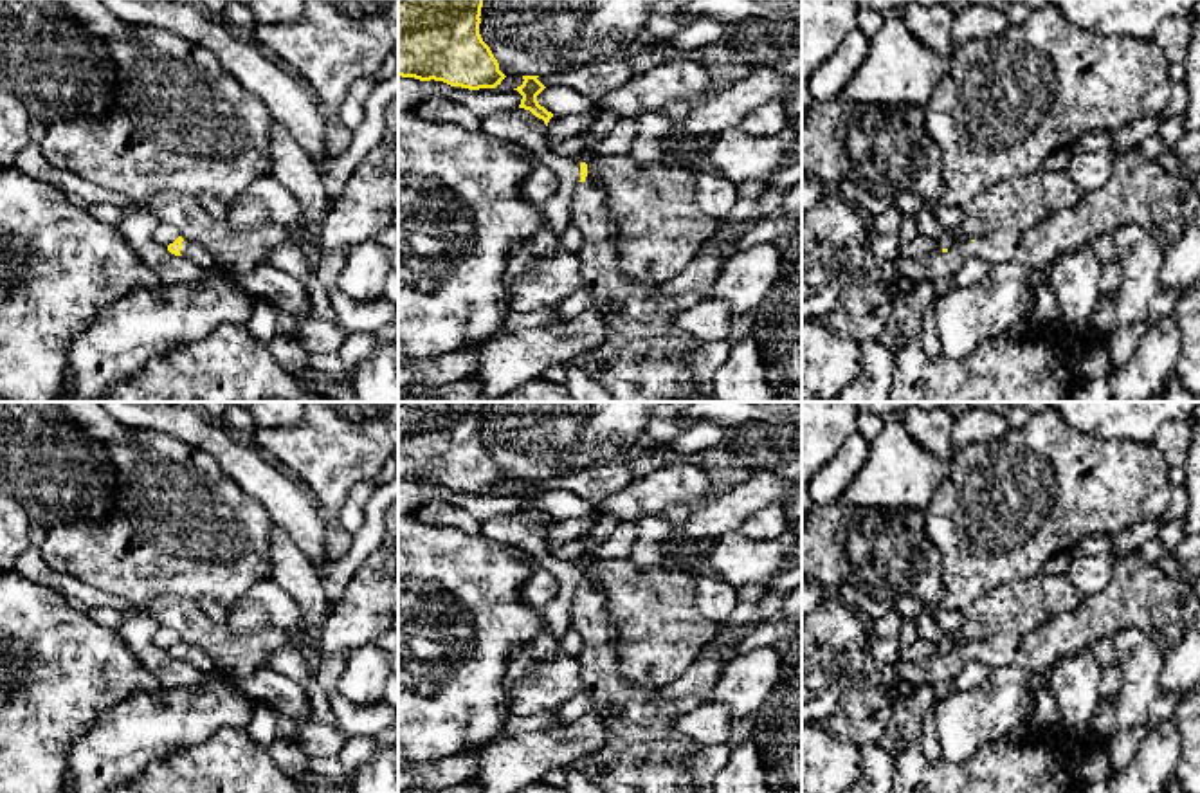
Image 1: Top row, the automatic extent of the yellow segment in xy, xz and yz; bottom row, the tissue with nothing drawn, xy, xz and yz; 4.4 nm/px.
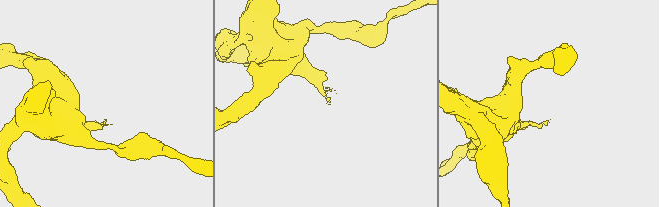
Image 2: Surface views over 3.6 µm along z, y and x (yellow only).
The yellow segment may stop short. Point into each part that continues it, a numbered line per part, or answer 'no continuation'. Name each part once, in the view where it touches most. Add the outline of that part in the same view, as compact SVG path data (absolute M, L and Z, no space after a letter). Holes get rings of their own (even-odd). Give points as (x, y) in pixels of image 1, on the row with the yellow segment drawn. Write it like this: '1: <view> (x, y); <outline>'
1: xy (193, 251); M184 238L180 254L182 254L182 258L191 260L193 263L196 263L198 267L202 267L205 270L216 267L211 252L196 242Z

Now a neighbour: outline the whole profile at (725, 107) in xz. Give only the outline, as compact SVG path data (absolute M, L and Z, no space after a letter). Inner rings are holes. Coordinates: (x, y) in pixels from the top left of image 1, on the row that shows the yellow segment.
M759 67L739 77L724 88L714 88L710 94L692 103L681 137L710 139L719 130L741 124L742 119L760 105L798 94L802 79L778 72L771 67Z

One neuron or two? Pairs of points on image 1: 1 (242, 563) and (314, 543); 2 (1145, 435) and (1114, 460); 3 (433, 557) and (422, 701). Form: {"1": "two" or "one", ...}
{"1": "two", "2": "two", "3": "one"}

